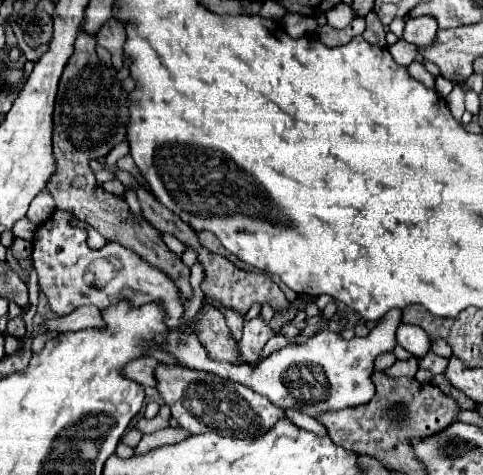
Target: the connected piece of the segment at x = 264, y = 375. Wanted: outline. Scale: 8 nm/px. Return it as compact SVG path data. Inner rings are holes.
M390 310L368 336L352 340L344 340L332 330L320 330L304 344L290 344L282 350L272 352L256 368L248 364L232 366L228 362L212 360L206 348L200 344L198 336L190 330L168 330L164 336L156 336L154 342L160 350L172 354L186 368L198 368L232 382L240 382L266 396L278 408L296 408L298 412L316 416L324 410L360 406L360 402L368 402L372 398L370 376L374 372L374 358L382 352L392 352L392 348L396 346L396 328L400 324L400 318L400 310Z

